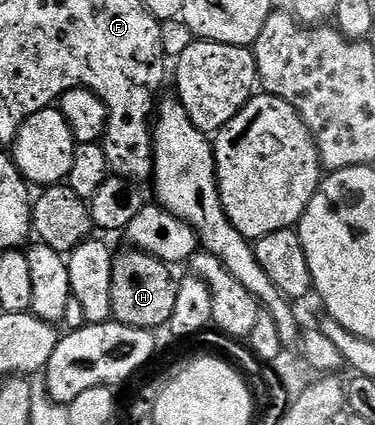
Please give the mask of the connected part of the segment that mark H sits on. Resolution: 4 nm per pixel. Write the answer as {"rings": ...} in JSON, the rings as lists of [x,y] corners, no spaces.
{"rings":[[[127,249],[112,260],[112,280],[110,281],[110,305],[112,319],[134,329],[155,332],[156,327],[167,328],[174,313],[177,276],[172,276],[173,268],[146,253]]]}

